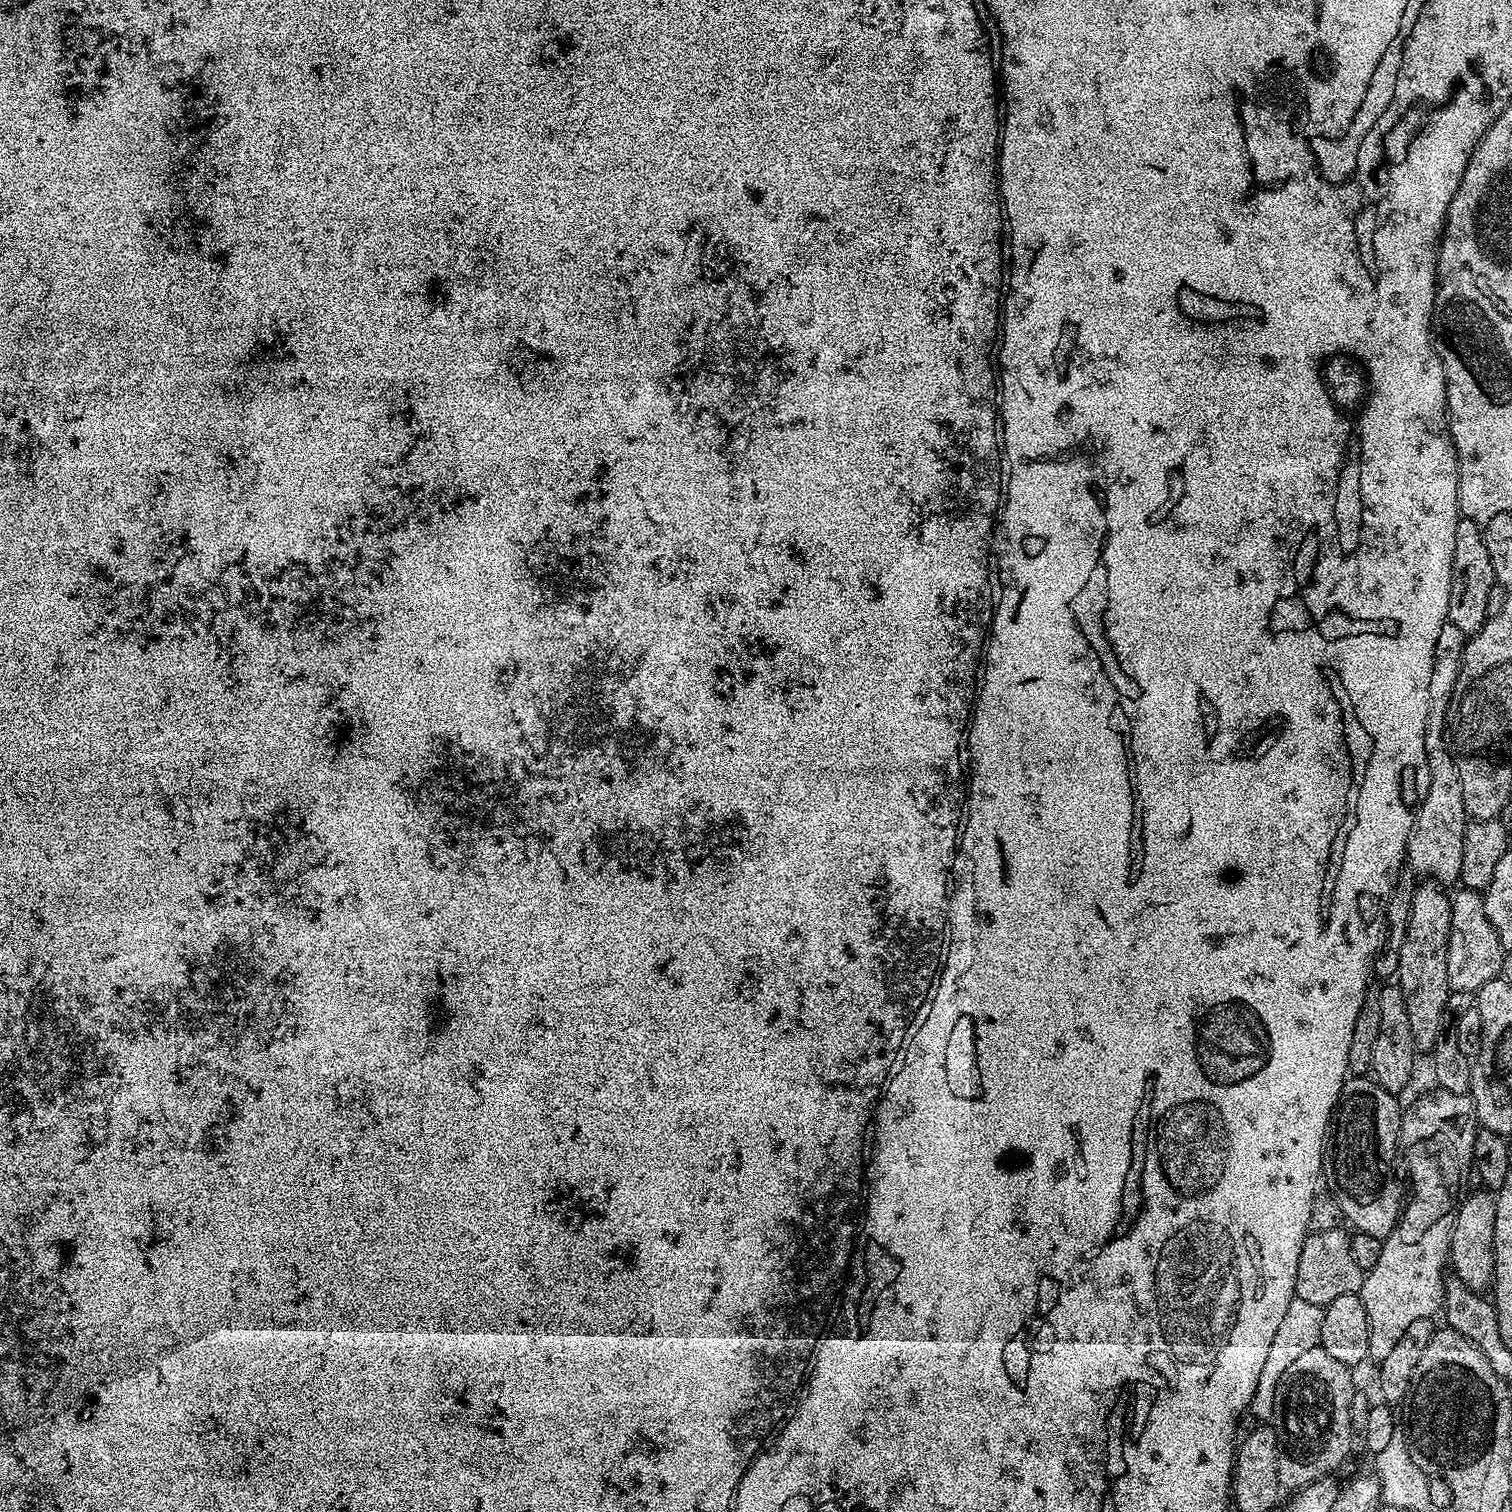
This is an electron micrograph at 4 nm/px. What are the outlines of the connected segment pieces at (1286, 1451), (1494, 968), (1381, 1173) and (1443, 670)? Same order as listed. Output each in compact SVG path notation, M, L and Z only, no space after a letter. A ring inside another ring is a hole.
M1322 1347L1306 1350L1282 1374L1278 1382L1278 1390L1274 1394L1274 1427L1276 1437L1282 1451L1278 1454L1278 1478L1281 1489L1299 1490L1310 1486L1310 1482L1318 1482L1333 1475L1332 1471L1343 1462L1352 1448L1354 1433L1350 1422L1350 1406L1352 1405L1353 1369L1349 1365L1335 1361L1326 1354Z
M1461 887L1457 896L1451 897L1452 913L1450 914L1450 942L1446 954L1446 978L1452 992L1477 993L1486 982L1497 979L1504 961L1504 947L1498 942L1498 934L1494 934L1494 926L1490 926L1490 918L1486 918L1486 906L1483 895L1475 888Z
M1352 1076L1345 1080L1342 1090L1340 1091L1340 1100L1336 1103L1336 1110L1334 1113L1334 1119L1330 1125L1330 1131L1328 1139L1326 1141L1326 1159L1324 1167L1322 1169L1323 1175L1328 1176L1327 1187L1330 1189L1333 1196L1336 1197L1338 1206L1342 1206L1342 1214L1344 1215L1345 1221L1357 1232L1365 1232L1371 1236L1379 1236L1381 1238L1389 1236L1394 1230L1394 1226L1400 1220L1402 1215L1402 1196L1400 1200L1400 1184L1396 1181L1396 1176L1392 1173L1392 1163L1398 1160L1398 1145L1400 1142L1400 1118L1402 1115L1401 1105L1396 1105L1397 1097L1391 1092L1382 1090L1382 1086L1377 1084L1375 1079L1369 1078L1368 1076Z
M1447 623L1442 626L1438 633L1438 642L1434 646L1434 666L1430 674L1430 702L1428 703L1428 729L1426 730L1426 750L1428 751L1428 765L1430 766L1430 786L1426 790L1426 798L1420 801L1416 809L1416 821L1412 827L1412 833L1408 839L1408 851L1406 860L1409 865L1421 877L1435 882L1441 886L1456 884L1462 870L1462 842L1464 841L1464 830L1469 823L1468 811L1462 802L1462 782L1458 779L1458 766L1454 766L1454 758L1448 749L1446 739L1446 717L1448 715L1448 702L1454 694L1454 686L1458 682L1458 674L1462 670L1462 654L1466 637L1458 626Z

